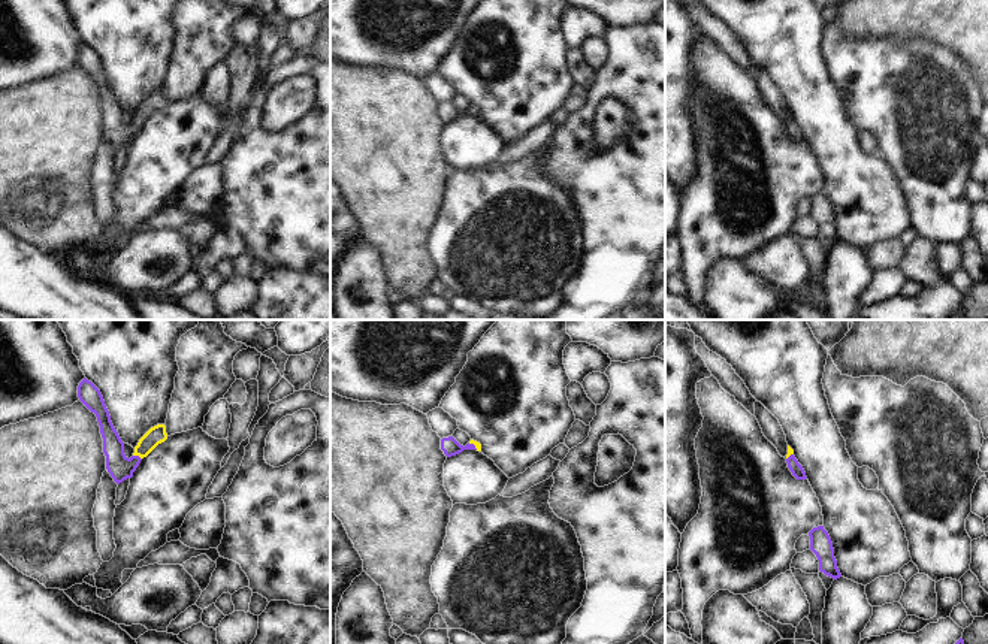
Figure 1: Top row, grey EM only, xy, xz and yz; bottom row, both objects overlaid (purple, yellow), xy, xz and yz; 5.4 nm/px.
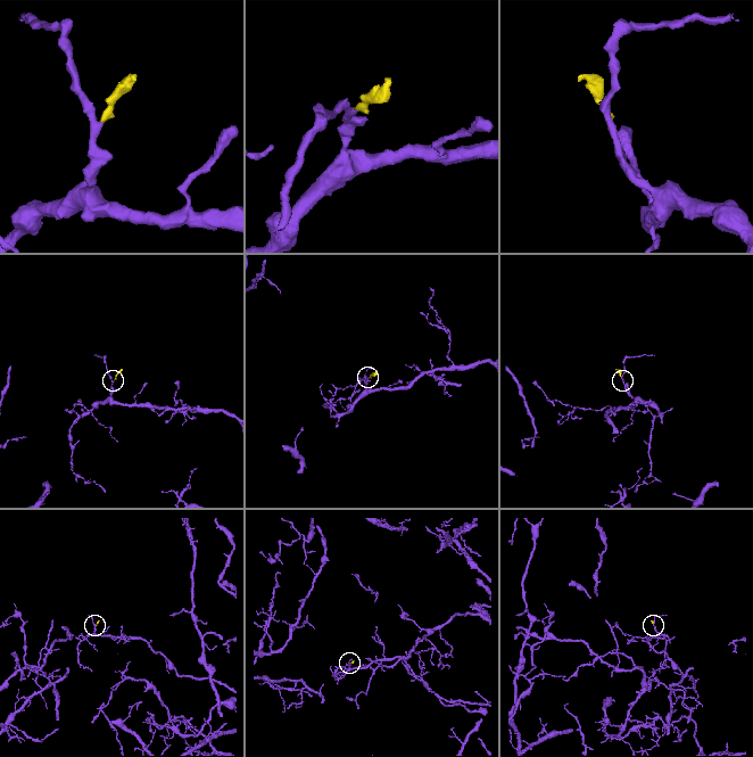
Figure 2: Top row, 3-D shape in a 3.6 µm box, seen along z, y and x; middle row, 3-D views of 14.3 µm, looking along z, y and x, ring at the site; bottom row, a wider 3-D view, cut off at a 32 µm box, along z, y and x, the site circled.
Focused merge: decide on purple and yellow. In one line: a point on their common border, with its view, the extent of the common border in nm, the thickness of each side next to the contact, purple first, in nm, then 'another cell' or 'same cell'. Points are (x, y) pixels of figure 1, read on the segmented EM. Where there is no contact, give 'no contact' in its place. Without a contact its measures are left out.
xy (138, 456) | 50 nm | 130/100 nm | same cell

